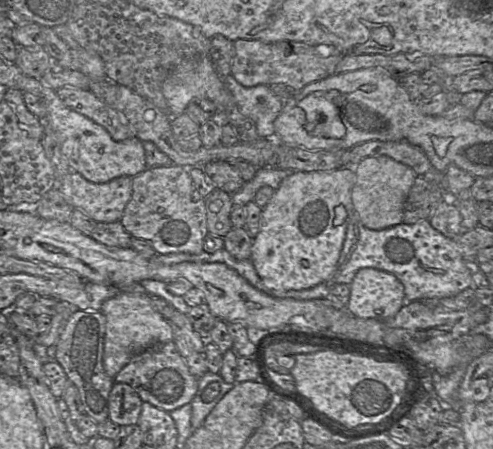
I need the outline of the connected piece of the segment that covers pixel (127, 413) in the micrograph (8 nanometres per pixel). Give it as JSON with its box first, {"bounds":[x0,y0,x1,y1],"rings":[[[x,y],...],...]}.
{"bounds":[109,382,143,426],"rings":[[[115,382],[109,395],[109,420],[119,426],[138,423],[143,401],[126,383]]]}

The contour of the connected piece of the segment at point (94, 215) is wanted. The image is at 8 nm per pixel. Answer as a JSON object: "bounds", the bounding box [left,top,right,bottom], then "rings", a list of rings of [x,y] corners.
{"bounds":[54,171,132,223],"rings":[[[71,171],[54,187],[60,189],[65,201],[82,210],[97,223],[121,220],[132,194],[132,178],[117,177],[107,183],[93,183],[80,173]]]}

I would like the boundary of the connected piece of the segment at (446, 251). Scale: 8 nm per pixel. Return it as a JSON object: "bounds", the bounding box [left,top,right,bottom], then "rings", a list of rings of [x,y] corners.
{"bounds":[149,210,473,302],"rings":[[[355,210],[349,221],[343,248],[333,273],[327,280],[309,289],[287,291],[268,288],[256,273],[250,259],[237,260],[224,248],[214,253],[205,251],[199,254],[155,253],[149,261],[166,265],[181,262],[223,263],[236,270],[252,286],[266,294],[276,298],[295,300],[325,299],[334,285],[350,285],[357,272],[363,268],[375,268],[394,274],[404,285],[407,302],[453,297],[466,288],[473,287],[472,267],[464,261],[456,239],[450,239],[433,228],[429,219],[419,220],[415,224],[401,223],[390,228],[373,230],[362,224]]]}

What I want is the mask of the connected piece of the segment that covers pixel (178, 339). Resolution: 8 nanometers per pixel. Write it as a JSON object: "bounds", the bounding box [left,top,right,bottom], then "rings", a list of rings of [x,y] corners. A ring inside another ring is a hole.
{"bounds":[166,308,207,378],"rings":[[[176,308],[172,315],[166,319],[172,328],[173,341],[183,357],[190,372],[201,378],[207,371],[206,342],[194,330],[186,314]]]}

